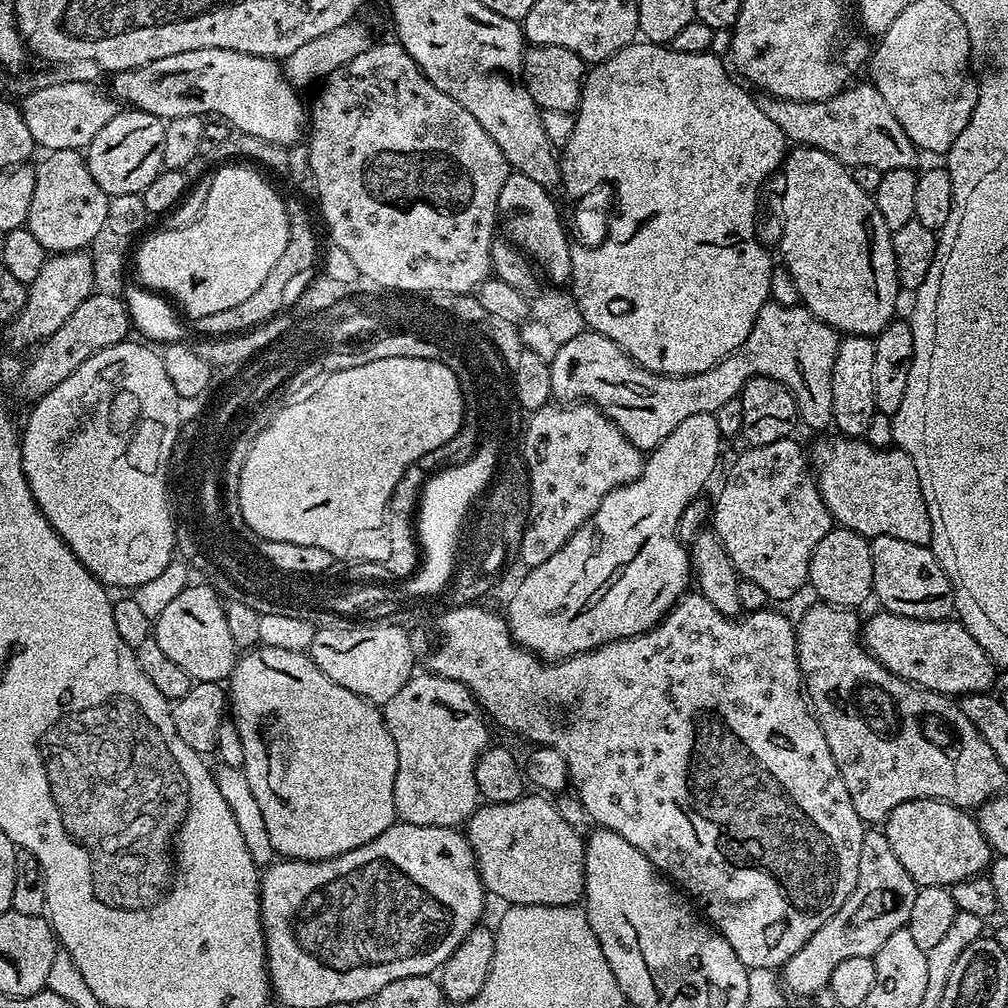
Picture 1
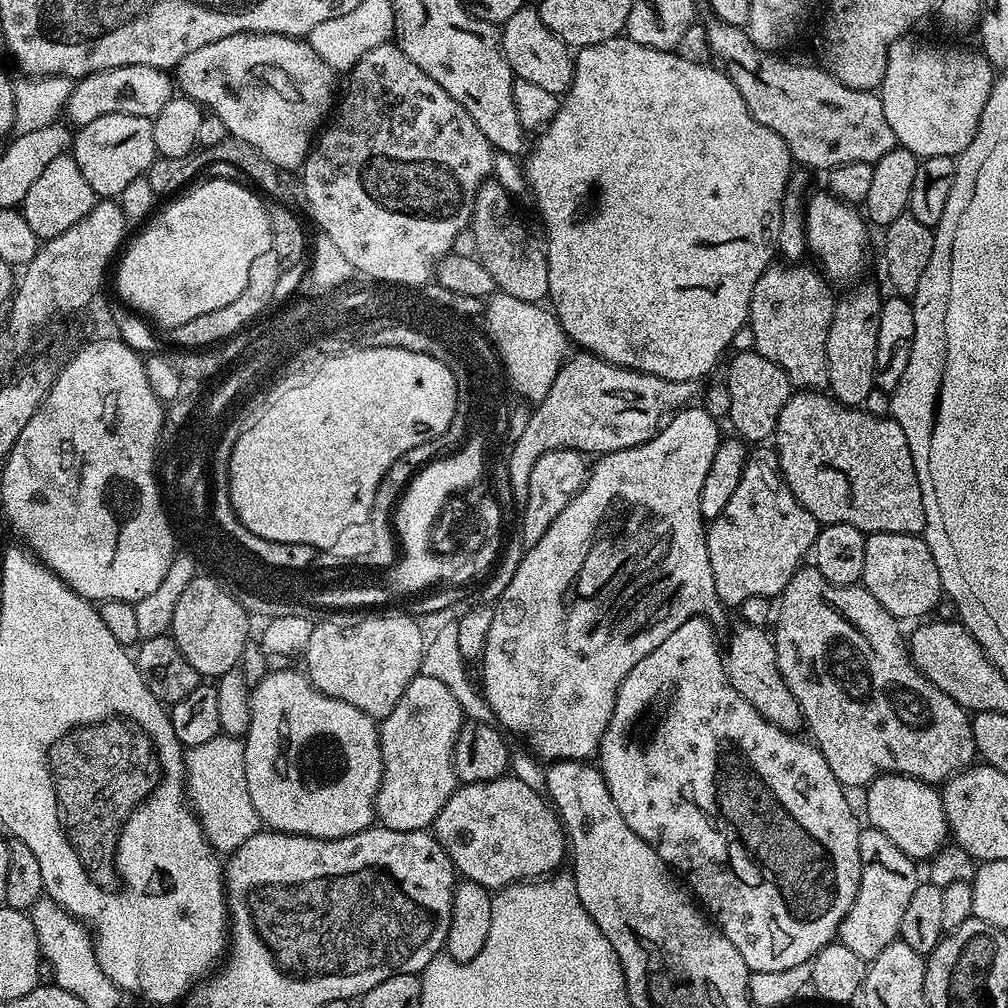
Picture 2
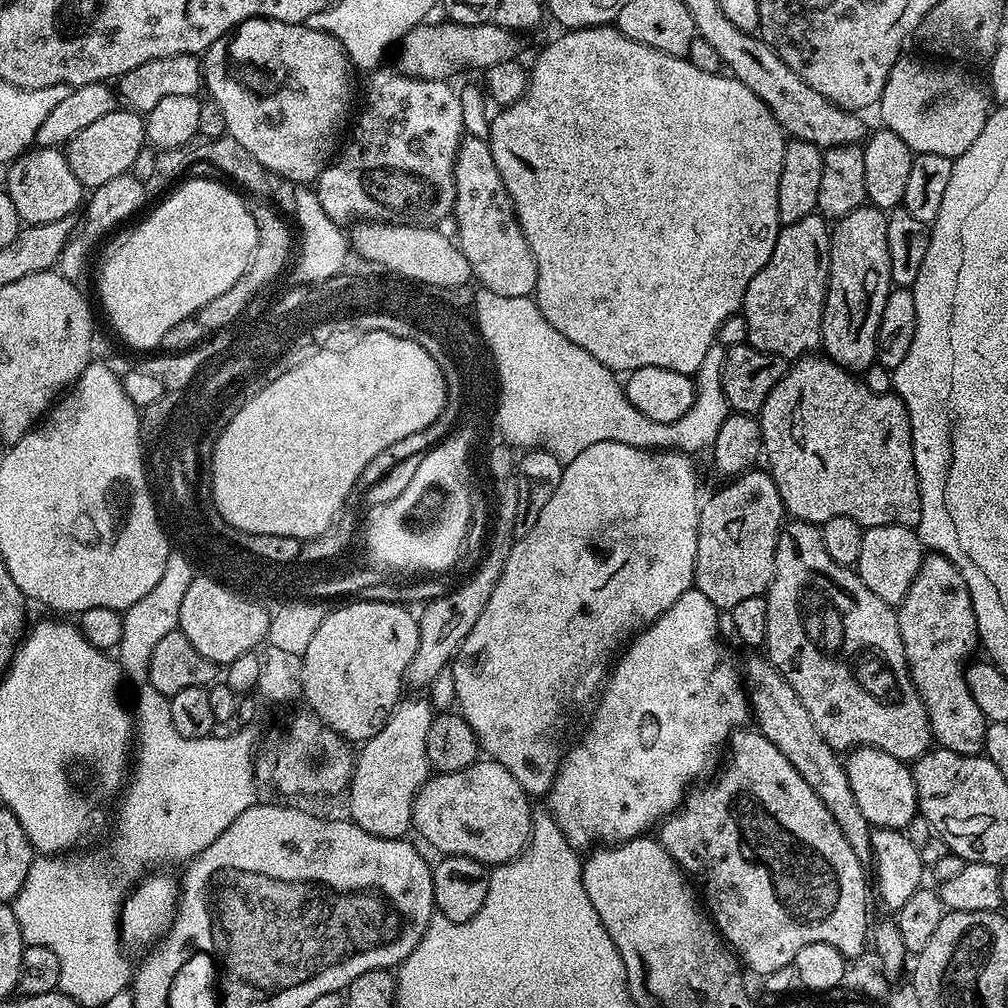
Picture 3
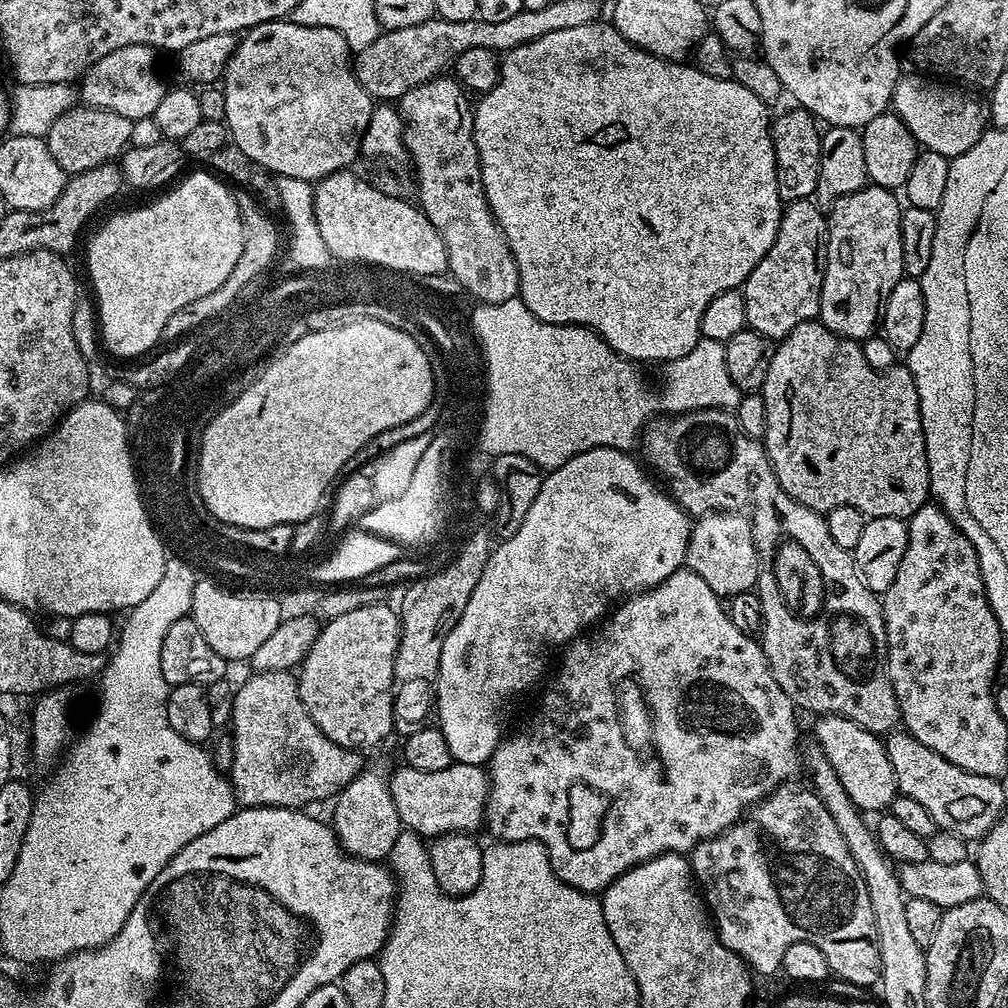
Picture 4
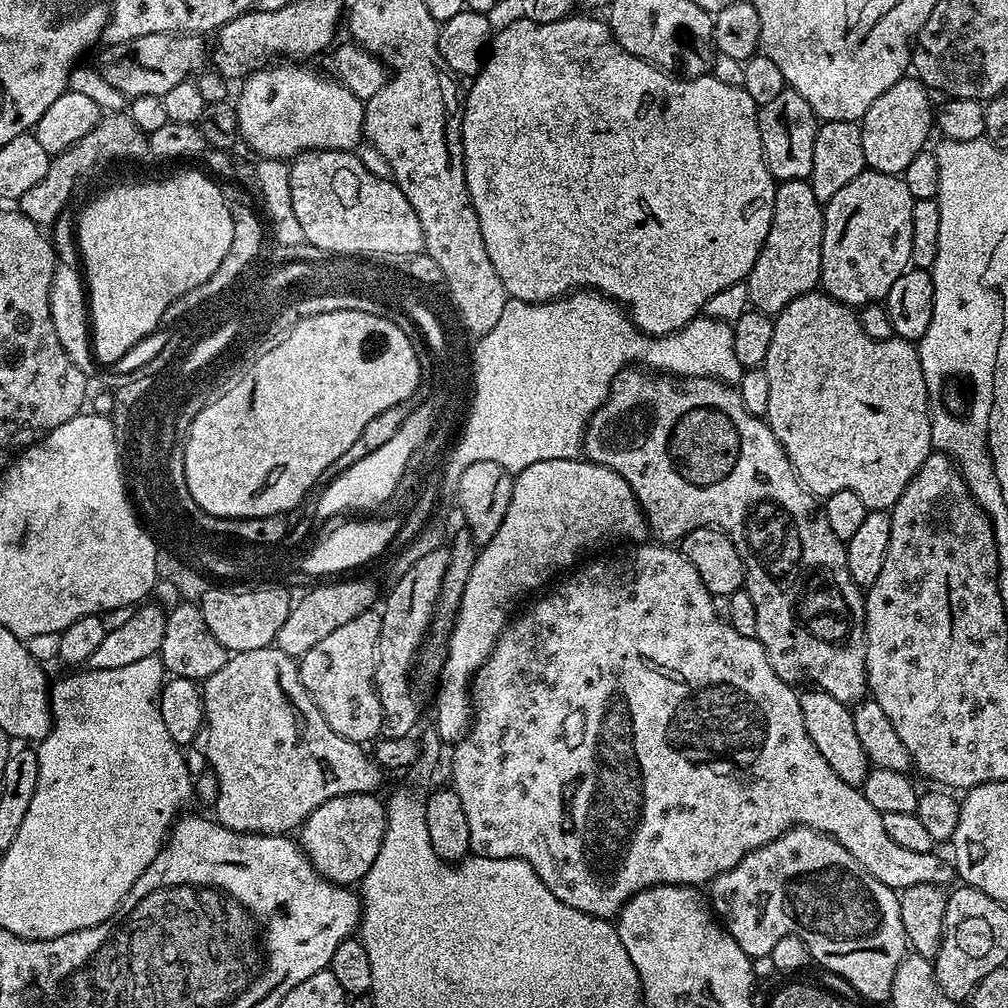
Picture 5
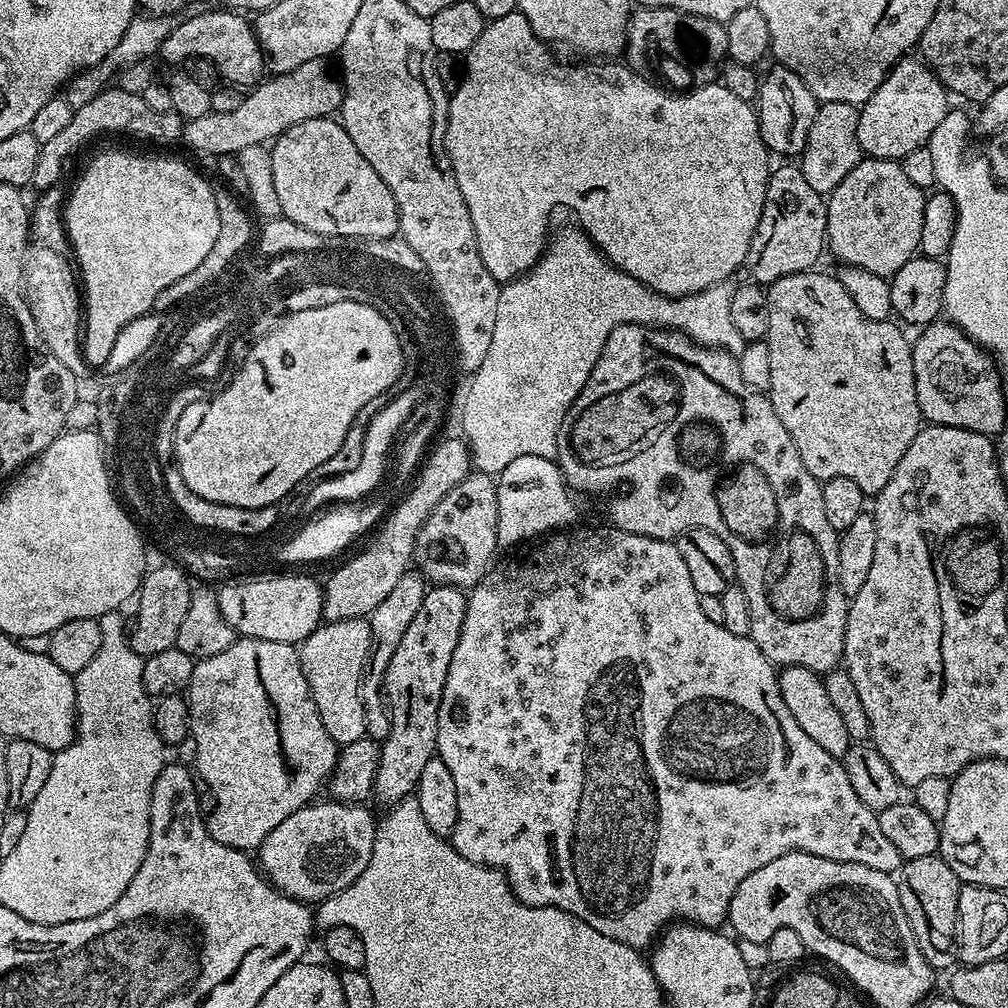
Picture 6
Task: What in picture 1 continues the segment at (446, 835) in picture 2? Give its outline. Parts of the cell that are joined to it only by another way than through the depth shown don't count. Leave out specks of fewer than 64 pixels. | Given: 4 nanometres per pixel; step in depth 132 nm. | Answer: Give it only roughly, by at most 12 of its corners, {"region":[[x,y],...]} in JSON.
{"region":[[544,794],[481,803],[466,835],[505,905],[584,898],[583,835]]}

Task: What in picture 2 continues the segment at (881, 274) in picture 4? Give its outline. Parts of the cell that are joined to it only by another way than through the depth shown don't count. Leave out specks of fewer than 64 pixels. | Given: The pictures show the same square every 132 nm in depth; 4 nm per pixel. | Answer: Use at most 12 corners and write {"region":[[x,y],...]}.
{"region":[[861,283],[835,301],[827,391],[863,405],[876,387],[882,295]]}

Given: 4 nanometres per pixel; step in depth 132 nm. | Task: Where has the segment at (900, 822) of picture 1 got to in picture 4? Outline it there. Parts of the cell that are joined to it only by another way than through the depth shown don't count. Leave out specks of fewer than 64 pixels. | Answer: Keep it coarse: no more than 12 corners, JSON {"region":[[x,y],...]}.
{"region":[[838,714],[814,743],[861,813],[898,794],[881,737]]}

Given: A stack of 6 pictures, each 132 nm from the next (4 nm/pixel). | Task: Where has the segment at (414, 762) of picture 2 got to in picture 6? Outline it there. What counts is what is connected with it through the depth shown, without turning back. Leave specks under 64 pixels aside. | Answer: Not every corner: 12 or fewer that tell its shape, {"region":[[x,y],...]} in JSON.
{"region":[[305,804],[266,834],[258,867],[309,906],[366,870],[364,804]]}

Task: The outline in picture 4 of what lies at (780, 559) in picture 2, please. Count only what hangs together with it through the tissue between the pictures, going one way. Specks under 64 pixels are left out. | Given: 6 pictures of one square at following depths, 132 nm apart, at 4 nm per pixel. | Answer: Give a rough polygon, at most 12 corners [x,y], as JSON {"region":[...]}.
{"region":[[708,512],[684,555],[721,598],[753,591],[760,573],[752,522]]}

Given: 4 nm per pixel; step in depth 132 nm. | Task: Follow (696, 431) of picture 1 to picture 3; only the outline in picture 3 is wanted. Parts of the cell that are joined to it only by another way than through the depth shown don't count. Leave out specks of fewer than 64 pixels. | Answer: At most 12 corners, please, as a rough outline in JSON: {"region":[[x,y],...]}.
{"region":[[586,446],[450,672],[547,797],[572,716],[693,587],[680,450]]}

